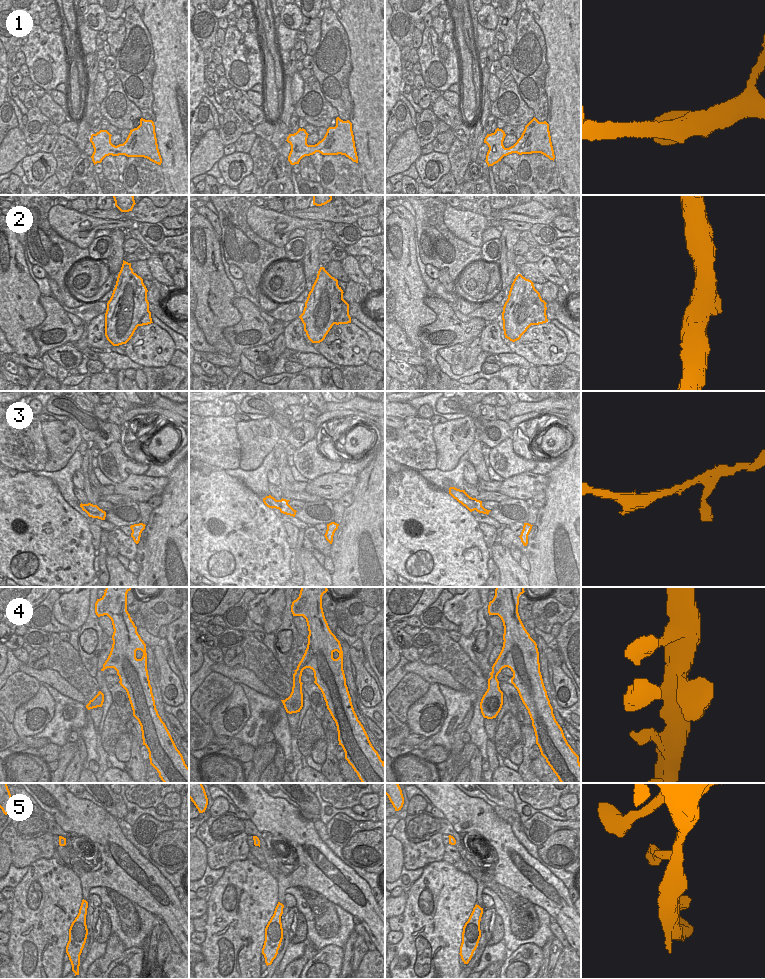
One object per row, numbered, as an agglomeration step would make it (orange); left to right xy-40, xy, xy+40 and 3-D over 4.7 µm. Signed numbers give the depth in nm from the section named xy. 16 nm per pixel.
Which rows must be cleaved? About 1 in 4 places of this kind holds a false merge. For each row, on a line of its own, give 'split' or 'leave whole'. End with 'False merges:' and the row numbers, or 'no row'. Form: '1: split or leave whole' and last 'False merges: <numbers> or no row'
1: leave whole
2: split
3: leave whole
4: leave whole
5: leave whole
False merges: 2

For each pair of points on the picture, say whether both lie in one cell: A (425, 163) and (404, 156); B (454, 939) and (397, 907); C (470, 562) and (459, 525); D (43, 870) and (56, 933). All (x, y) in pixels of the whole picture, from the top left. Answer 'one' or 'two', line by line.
A: two
B: two
C: one
D: one

